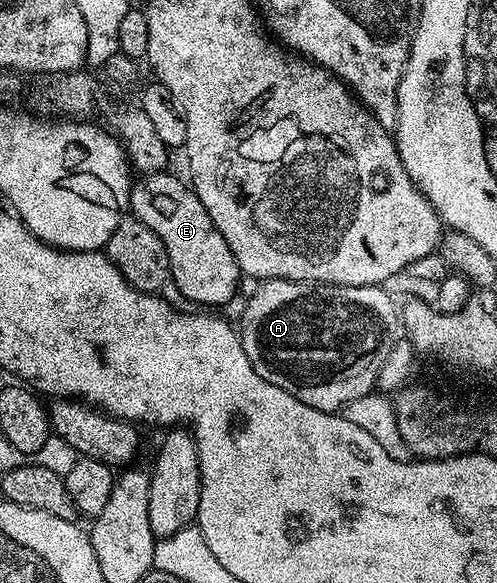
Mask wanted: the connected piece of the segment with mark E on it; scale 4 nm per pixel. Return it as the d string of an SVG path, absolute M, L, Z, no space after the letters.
M170 171L150 173L144 179L132 182L129 191L129 209L132 216L139 218L159 239L163 239L163 247L167 247L169 260L169 275L172 284L177 284L177 289L189 301L194 301L197 307L213 307L209 305L225 305L237 293L237 284L243 281L243 274L235 255L231 255L231 247L227 247L227 239L219 235L217 228L211 223L211 215L207 215L207 207L199 203L199 195L184 180L180 181Z

